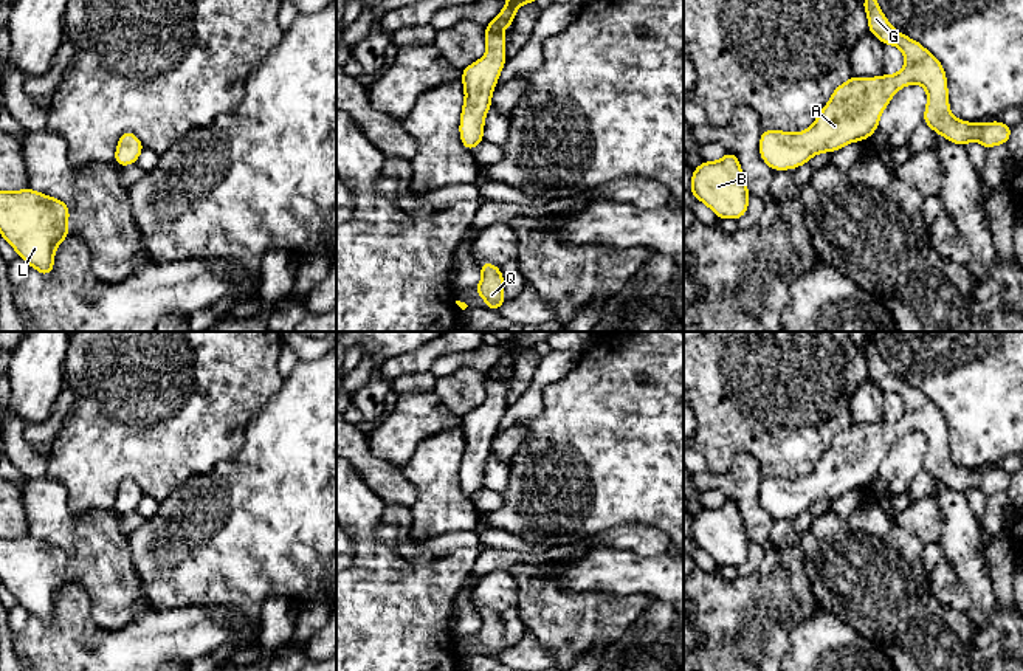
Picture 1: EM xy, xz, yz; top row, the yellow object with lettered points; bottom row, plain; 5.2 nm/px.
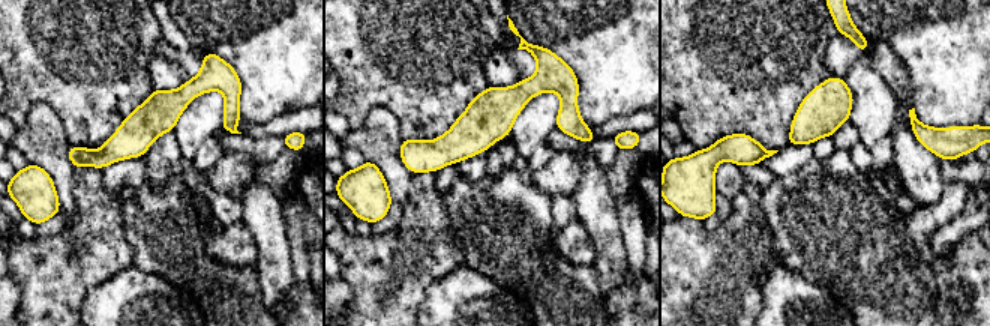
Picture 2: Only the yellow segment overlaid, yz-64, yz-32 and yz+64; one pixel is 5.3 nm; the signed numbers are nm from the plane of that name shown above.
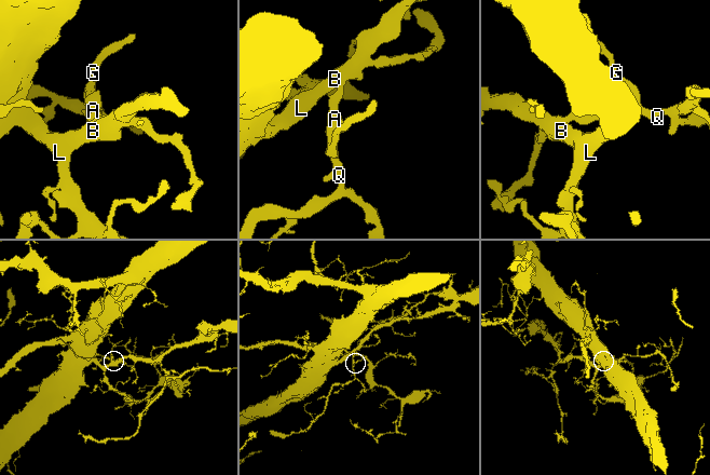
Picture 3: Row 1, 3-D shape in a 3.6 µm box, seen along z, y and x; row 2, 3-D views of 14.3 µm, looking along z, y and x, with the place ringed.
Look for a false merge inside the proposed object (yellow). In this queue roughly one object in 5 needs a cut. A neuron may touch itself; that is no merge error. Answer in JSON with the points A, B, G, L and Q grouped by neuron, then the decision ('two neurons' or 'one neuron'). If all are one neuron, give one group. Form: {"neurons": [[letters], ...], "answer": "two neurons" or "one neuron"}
{"neurons": [["A", "B", "G", "L", "Q"]], "answer": "one neuron"}

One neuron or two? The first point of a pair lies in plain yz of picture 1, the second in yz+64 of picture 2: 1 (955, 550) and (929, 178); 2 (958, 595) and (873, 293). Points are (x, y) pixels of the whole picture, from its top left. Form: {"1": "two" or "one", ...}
{"1": "one", "2": "two"}

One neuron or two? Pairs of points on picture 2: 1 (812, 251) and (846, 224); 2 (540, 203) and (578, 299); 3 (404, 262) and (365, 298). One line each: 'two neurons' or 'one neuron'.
1: one neuron
2: one neuron
3: one neuron

